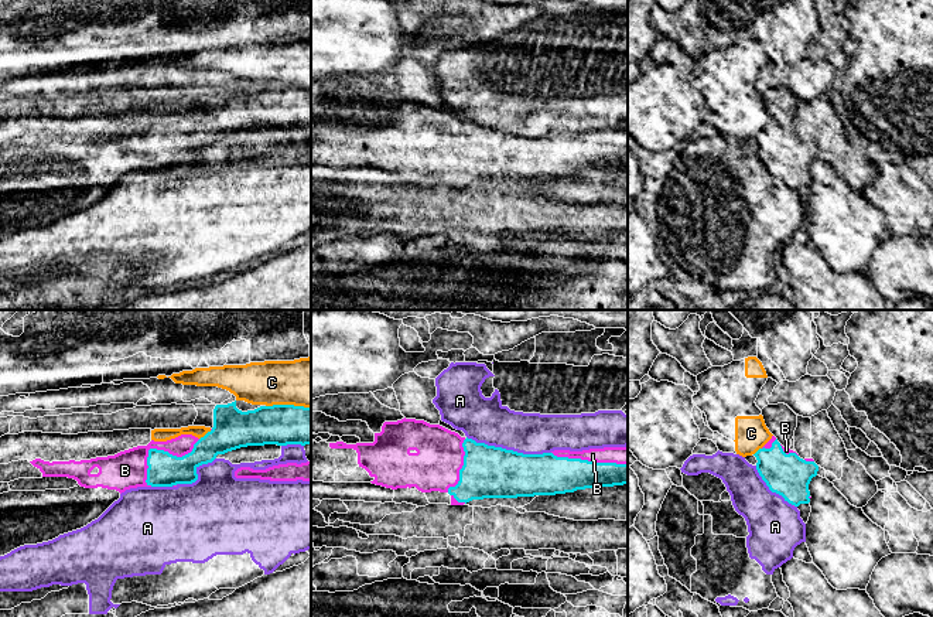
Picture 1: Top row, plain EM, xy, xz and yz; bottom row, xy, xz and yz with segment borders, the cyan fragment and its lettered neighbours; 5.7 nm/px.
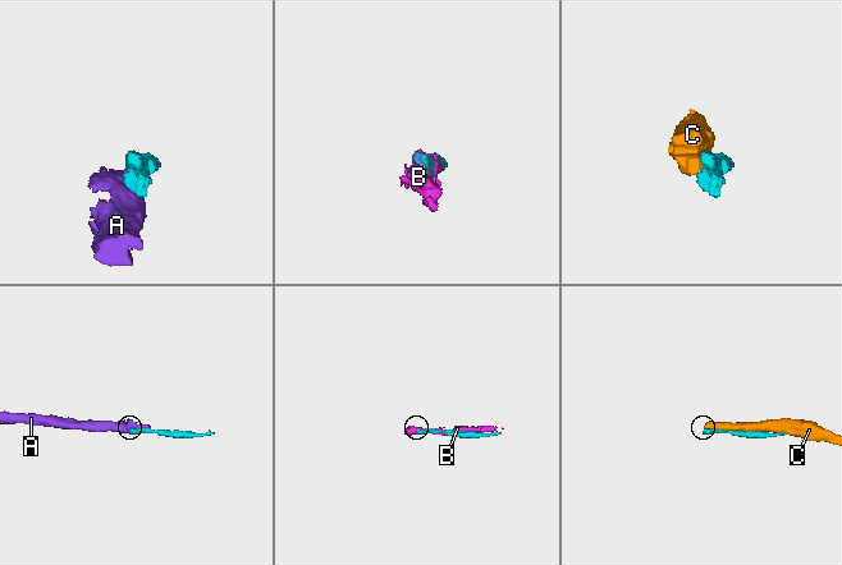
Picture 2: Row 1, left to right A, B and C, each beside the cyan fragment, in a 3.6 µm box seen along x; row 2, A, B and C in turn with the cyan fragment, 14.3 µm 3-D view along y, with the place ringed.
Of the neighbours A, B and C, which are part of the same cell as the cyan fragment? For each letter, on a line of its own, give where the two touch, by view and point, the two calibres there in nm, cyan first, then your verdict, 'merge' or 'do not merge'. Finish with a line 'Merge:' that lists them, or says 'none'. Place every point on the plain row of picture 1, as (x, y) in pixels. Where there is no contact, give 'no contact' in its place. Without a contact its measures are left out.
A: contact xz (509, 133); calibres 300 and 260 nm; do not merge
B: contact xy (159, 133); calibres 190 and 220 nm; merge
C: contact xy (289, 88); calibres 240 and 280 nm; do not merge
Merge: B

